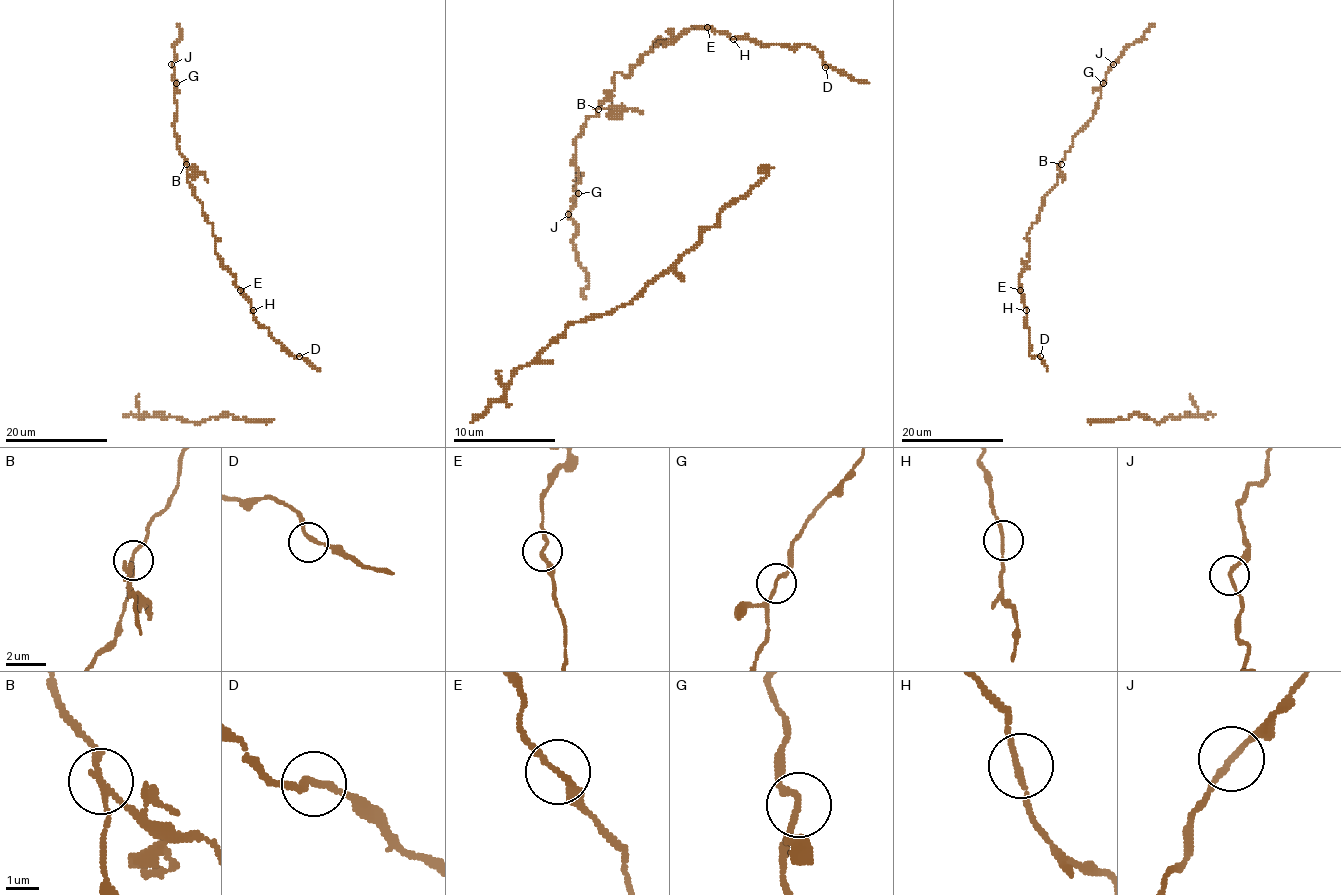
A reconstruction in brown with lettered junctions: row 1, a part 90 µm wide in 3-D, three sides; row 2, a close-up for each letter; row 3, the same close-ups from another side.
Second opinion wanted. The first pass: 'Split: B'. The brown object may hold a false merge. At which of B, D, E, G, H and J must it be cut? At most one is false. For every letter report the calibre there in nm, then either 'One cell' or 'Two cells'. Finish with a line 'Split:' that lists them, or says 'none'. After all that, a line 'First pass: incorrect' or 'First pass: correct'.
B: Thickness 140 nm. Two cells
D: Thickness 180 nm. One cell
E: Thickness 180 nm. One cell
G: Thickness 180 nm. One cell
H: Thickness 150 nm. One cell
J: Thickness 160 nm. One cell
Split: B
First pass: correct

